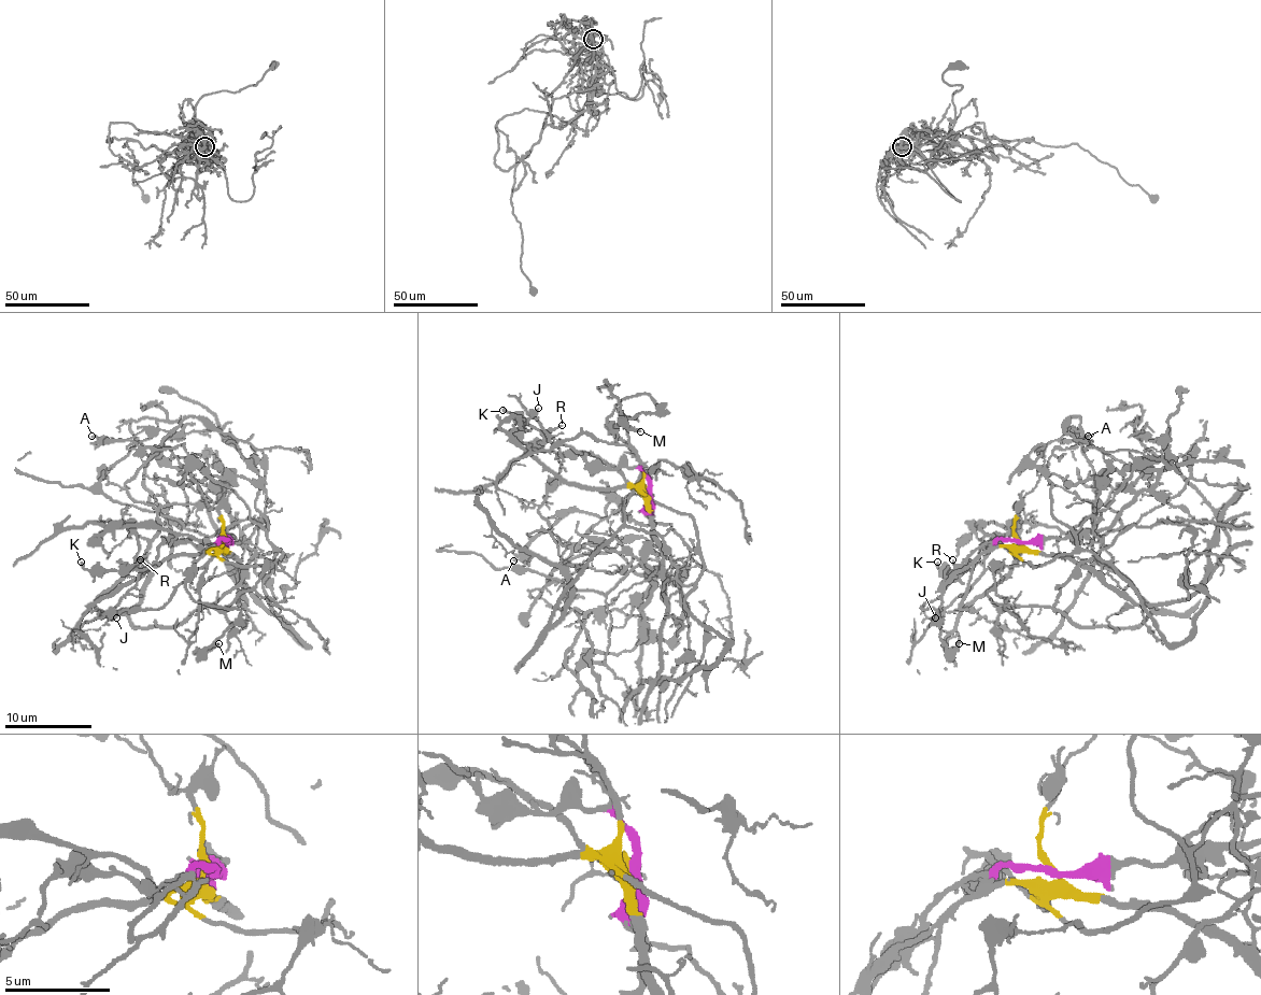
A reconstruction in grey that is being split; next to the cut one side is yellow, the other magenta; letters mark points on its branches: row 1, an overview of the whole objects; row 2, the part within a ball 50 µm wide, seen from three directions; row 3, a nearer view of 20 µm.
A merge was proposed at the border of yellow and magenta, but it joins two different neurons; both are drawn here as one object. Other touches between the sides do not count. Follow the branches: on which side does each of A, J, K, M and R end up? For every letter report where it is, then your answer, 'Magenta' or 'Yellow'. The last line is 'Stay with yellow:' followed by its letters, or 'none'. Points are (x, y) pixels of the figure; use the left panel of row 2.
A: Place: (91, 436). Yellow
J: Place: (116, 617). Yellow
K: Place: (81, 562). Magenta
M: Place: (218, 643). Magenta
R: Place: (140, 559). Magenta
Stay with yellow: A, J

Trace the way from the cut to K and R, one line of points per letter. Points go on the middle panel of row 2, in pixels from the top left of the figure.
K: (648, 491), (648, 477), (636, 468), (593, 466), (580, 451), (550, 442), (501, 410)
R: (648, 491), (648, 477), (636, 468), (593, 466), (580, 451), (569, 444), (558, 444), (550, 434), (563, 425)

